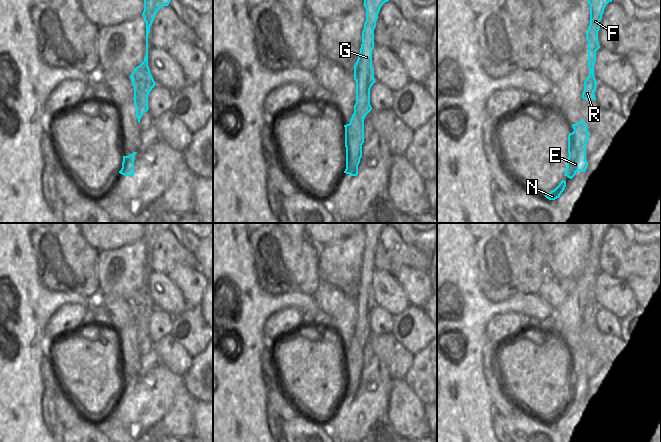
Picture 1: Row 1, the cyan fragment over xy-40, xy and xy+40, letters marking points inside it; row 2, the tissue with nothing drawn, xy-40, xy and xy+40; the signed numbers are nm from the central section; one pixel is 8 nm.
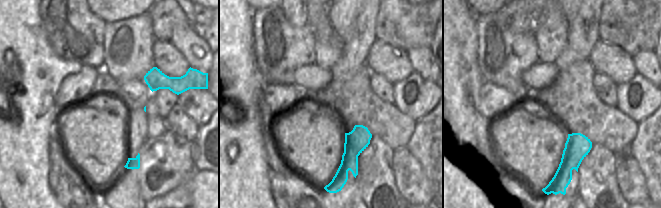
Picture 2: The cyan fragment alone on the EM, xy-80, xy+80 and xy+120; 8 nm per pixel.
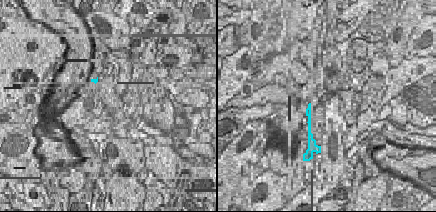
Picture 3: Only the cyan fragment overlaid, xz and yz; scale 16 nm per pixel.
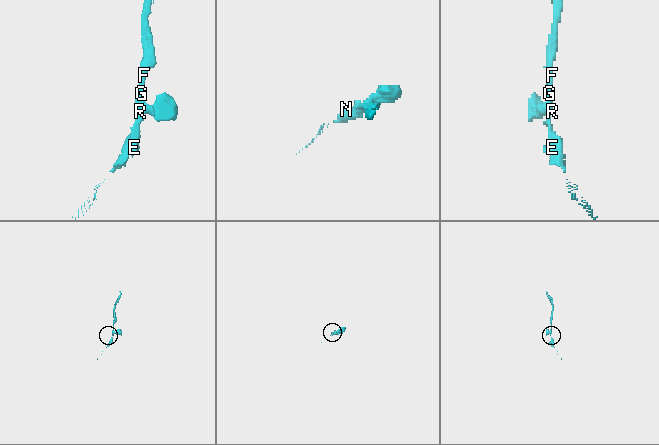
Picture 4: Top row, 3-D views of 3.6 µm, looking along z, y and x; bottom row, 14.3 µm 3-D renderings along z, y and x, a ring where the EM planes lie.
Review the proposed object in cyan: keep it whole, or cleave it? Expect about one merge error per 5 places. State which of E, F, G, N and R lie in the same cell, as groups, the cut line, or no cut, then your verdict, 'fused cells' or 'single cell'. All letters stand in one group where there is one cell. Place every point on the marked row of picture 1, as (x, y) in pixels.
E F G N R | no cut | single cell

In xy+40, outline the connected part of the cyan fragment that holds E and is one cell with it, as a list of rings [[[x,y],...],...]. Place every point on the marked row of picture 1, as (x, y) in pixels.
[[[582,119],[577,124],[572,124],[574,131],[568,135],[568,161],[565,175],[572,179],[576,172],[585,172],[588,167],[586,161],[586,145],[588,143],[589,131],[585,121]]]

